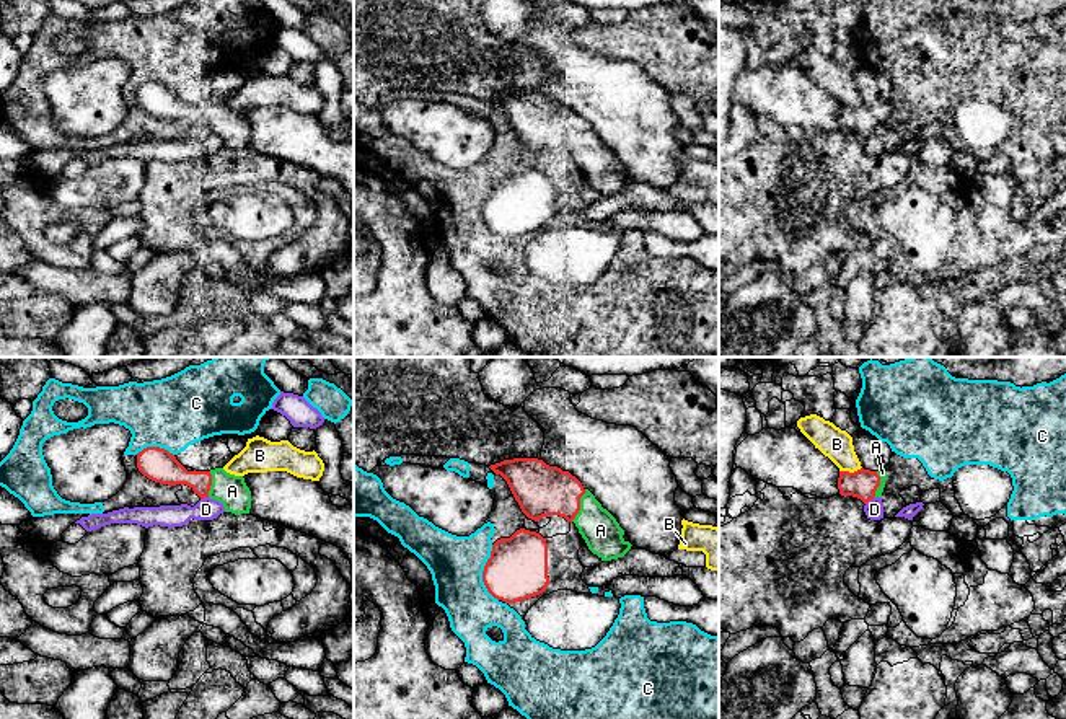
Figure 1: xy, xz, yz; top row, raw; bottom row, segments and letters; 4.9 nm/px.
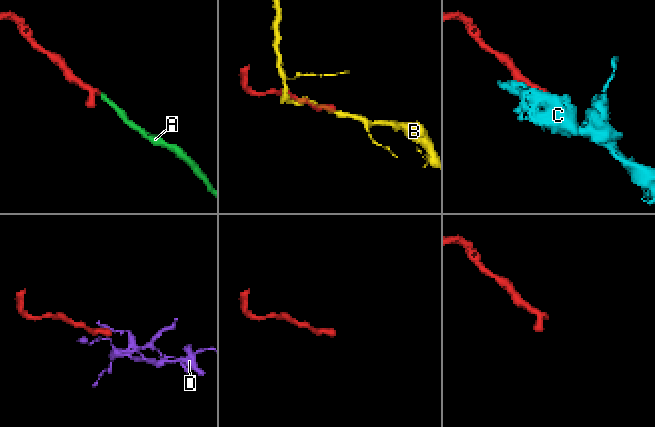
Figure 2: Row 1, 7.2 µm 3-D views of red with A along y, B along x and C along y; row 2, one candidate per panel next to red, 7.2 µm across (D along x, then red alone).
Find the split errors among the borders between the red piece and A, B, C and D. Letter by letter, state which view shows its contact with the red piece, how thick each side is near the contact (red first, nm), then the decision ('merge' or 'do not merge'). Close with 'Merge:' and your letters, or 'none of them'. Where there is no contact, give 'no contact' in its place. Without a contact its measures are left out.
A: xz | 260/190 nm | merge
B: yz | 140/150 nm | do not merge
C: xz | 300/260 nm | do not merge
D: yz | 140/100 nm | do not merge
Merge: A

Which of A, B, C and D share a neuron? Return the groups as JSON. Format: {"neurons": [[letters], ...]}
{"neurons": [["A"], ["B"], ["C"], ["D"]]}

